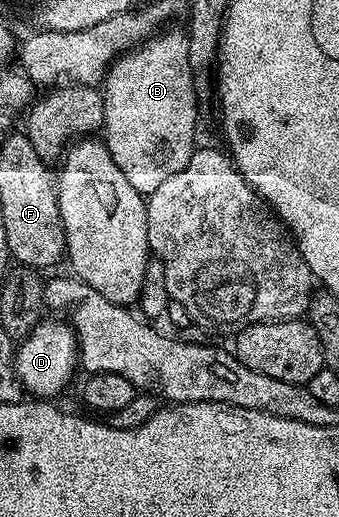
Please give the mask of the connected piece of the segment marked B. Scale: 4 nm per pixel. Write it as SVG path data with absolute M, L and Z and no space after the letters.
M162 31L118 56L102 88L102 138L117 161L117 169L144 197L169 181L173 173L181 173L197 146L195 122L199 119L200 96L191 74L187 32Z

